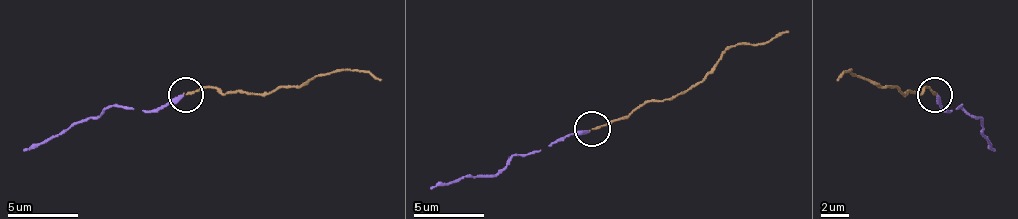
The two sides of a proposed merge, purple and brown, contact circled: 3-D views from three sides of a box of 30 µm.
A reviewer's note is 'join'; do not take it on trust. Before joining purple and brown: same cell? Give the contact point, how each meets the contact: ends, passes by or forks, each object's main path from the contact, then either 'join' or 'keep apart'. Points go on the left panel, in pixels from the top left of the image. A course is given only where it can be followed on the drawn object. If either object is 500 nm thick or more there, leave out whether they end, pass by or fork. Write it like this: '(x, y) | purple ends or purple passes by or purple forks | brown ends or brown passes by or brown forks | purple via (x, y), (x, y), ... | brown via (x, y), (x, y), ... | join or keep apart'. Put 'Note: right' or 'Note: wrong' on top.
Note: right
(185, 95) | purple ends | brown ends | purple via (183, 94), (151, 111), (105, 108), (88, 122), (74, 122), (24, 149) | brown via (186, 94), (214, 87), (243, 94), (267, 94), (302, 87), (334, 70), (362, 70), (382, 80) | join

